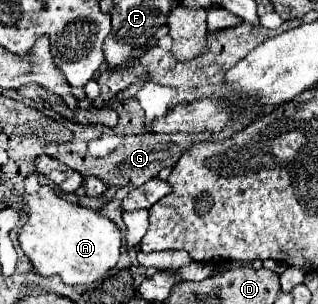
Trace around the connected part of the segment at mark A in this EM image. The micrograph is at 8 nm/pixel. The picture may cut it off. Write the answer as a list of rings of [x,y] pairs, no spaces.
[[[47,185],[39,187],[37,193],[25,193],[23,201],[27,205],[27,221],[19,229],[19,247],[39,275],[61,275],[67,285],[91,285],[107,277],[119,261],[121,233],[115,223],[93,209],[67,203]]]

